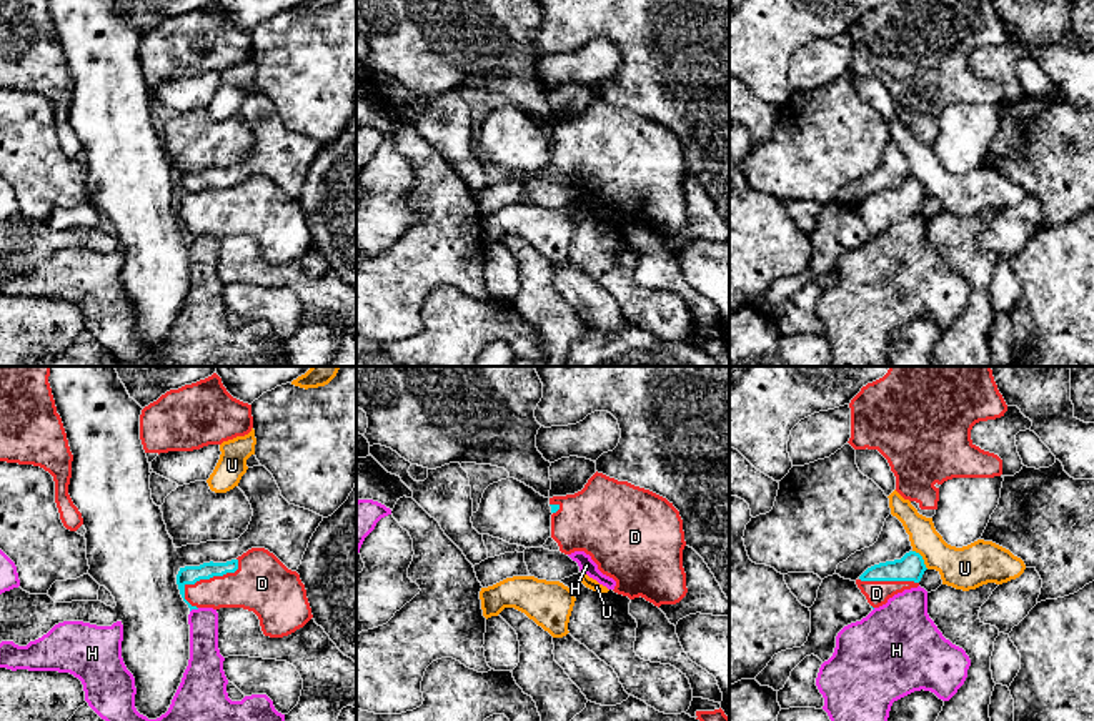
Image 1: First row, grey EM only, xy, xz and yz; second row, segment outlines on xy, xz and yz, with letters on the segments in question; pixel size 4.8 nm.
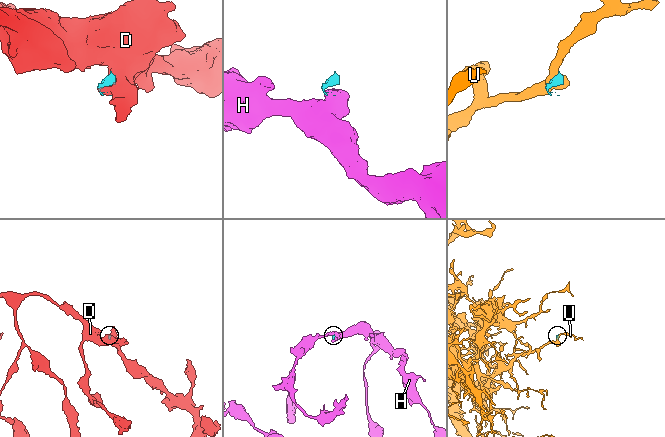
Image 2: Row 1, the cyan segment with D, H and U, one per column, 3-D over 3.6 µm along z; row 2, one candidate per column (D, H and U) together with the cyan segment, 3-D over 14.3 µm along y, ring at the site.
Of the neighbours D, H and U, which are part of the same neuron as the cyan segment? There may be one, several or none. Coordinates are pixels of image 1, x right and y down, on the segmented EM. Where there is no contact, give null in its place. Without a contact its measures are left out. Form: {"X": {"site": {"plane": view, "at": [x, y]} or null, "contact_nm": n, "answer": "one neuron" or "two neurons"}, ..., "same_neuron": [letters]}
{"D": {"site": {"plane": "xy", "at": [208, 578]}, "contact_nm": 320, "answer": "one neuron"}, "H": {"site": {"plane": "xy", "at": [193, 608]}, "contact_nm": 50, "answer": "two neurons"}, "U": {"site": {"plane": "yz", "at": [921, 558]}, "contact_nm": 120, "answer": "two neurons"}, "same_neuron": ["D"]}

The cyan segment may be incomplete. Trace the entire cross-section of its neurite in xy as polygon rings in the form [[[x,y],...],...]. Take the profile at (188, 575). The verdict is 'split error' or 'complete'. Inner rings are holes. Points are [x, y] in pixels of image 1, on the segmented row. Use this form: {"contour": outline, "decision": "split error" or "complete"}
{"contour": [[[265,548],[226,563],[180,568],[177,584],[190,611],[243,608],[258,616],[270,638],[288,636],[313,618],[300,574]]], "decision": "split error"}

